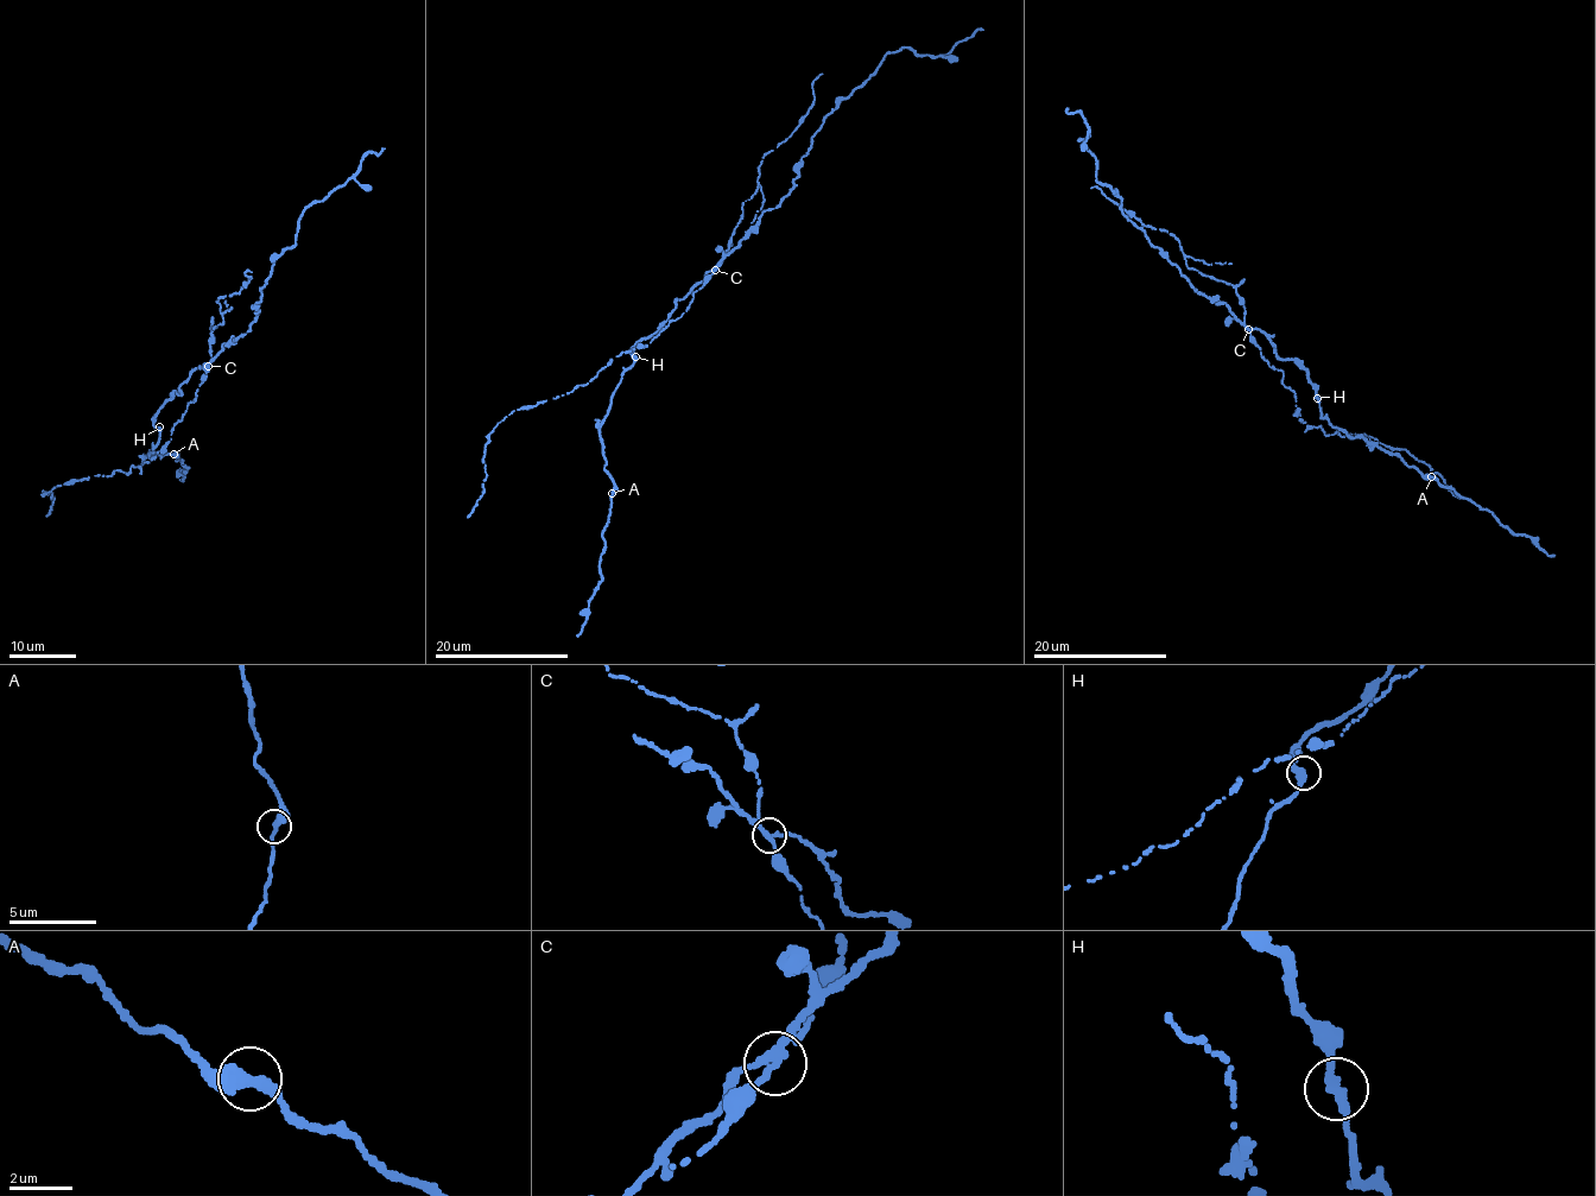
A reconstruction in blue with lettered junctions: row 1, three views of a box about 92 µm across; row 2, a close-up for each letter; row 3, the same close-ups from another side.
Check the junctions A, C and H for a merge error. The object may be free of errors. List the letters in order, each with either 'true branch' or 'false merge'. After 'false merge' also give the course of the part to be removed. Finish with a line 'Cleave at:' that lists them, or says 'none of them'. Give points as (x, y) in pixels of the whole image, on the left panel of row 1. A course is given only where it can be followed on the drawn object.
A: true branch
C: false merge; foreign part runs (208, 367), (196, 399), (150, 462), (43, 491), (54, 498), (45, 517)
H: true branch
Cleave at: C

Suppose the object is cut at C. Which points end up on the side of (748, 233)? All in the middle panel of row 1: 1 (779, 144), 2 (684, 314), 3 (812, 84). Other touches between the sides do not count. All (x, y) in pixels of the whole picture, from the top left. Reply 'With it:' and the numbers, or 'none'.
With it: none

